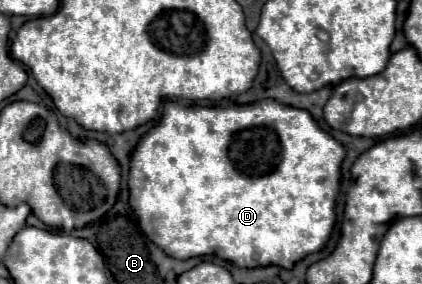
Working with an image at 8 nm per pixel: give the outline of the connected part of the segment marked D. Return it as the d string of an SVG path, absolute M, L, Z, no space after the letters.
M258 100L252 104L236 104L228 108L220 106L184 106L180 102L166 102L164 112L160 122L146 132L130 160L130 178L128 178L128 188L130 188L130 206L138 216L138 224L142 232L158 244L168 256L172 258L194 258L194 256L206 256L214 254L222 260L230 260L240 268L258 268L258 266L282 266L282 268L292 268L298 260L302 260L306 254L312 254L320 250L334 228L334 202L336 194L340 188L340 166L344 160L344 148L340 142L336 142L328 132L324 132L316 120L300 108L284 106L278 104L276 100Z

